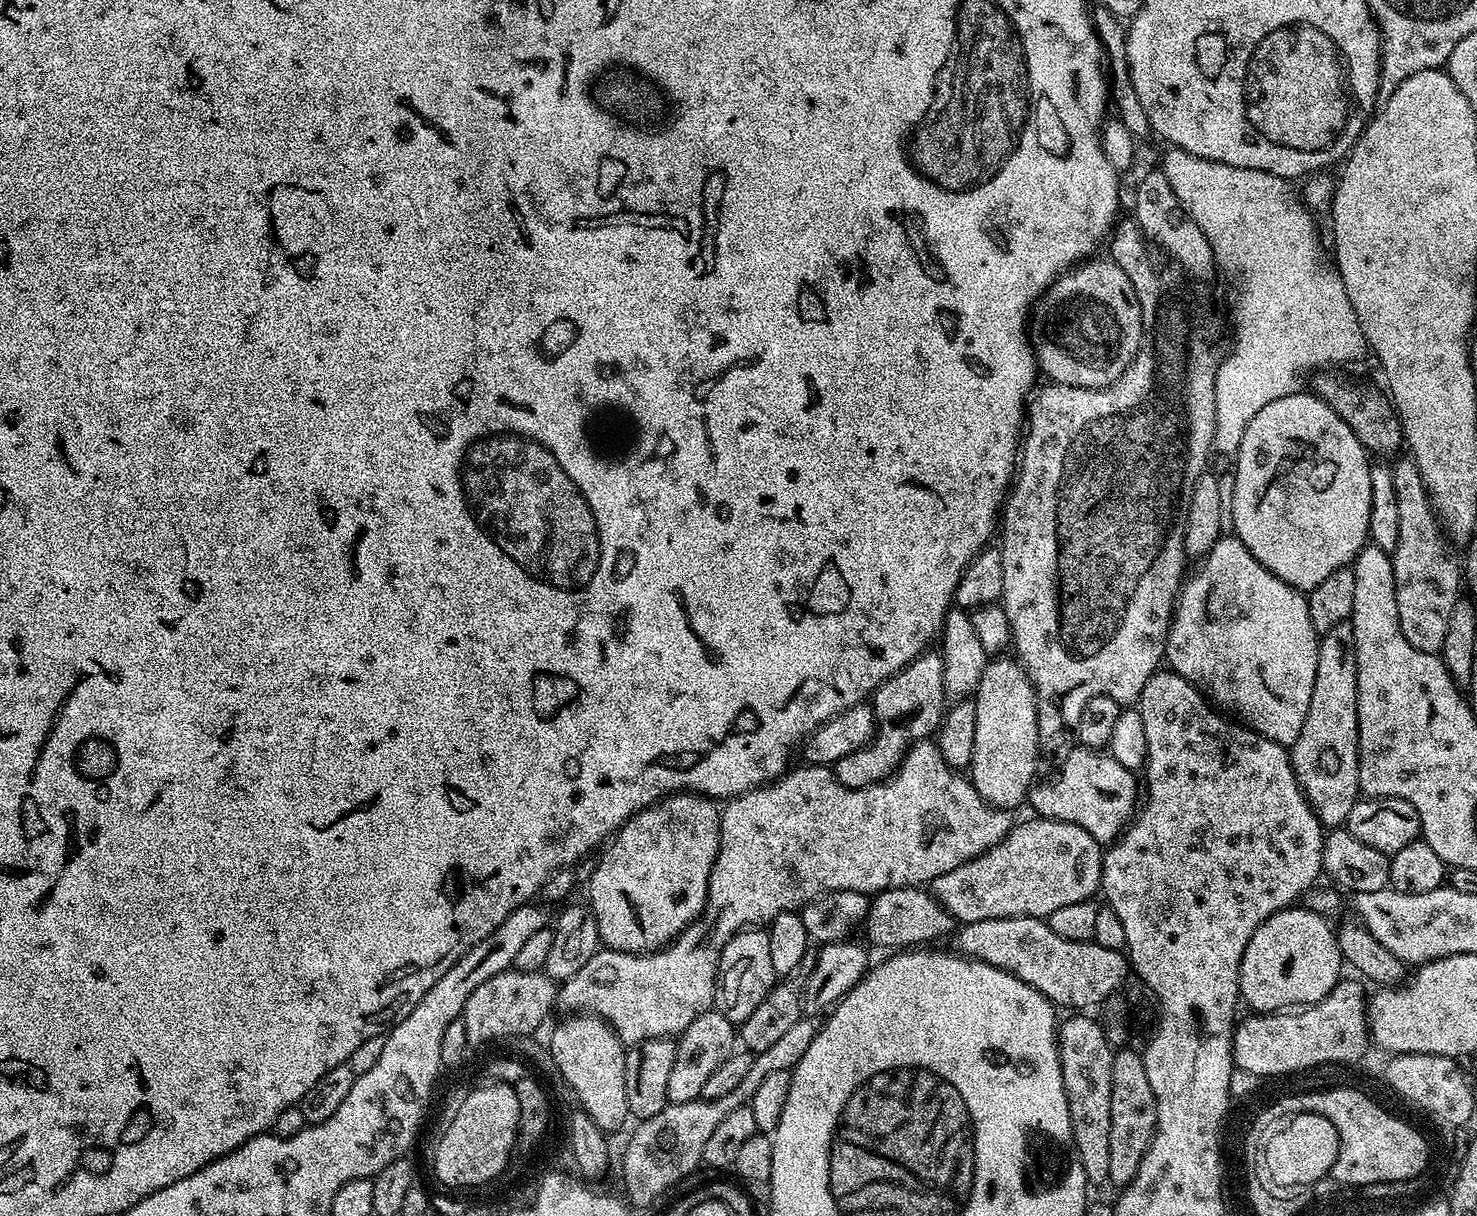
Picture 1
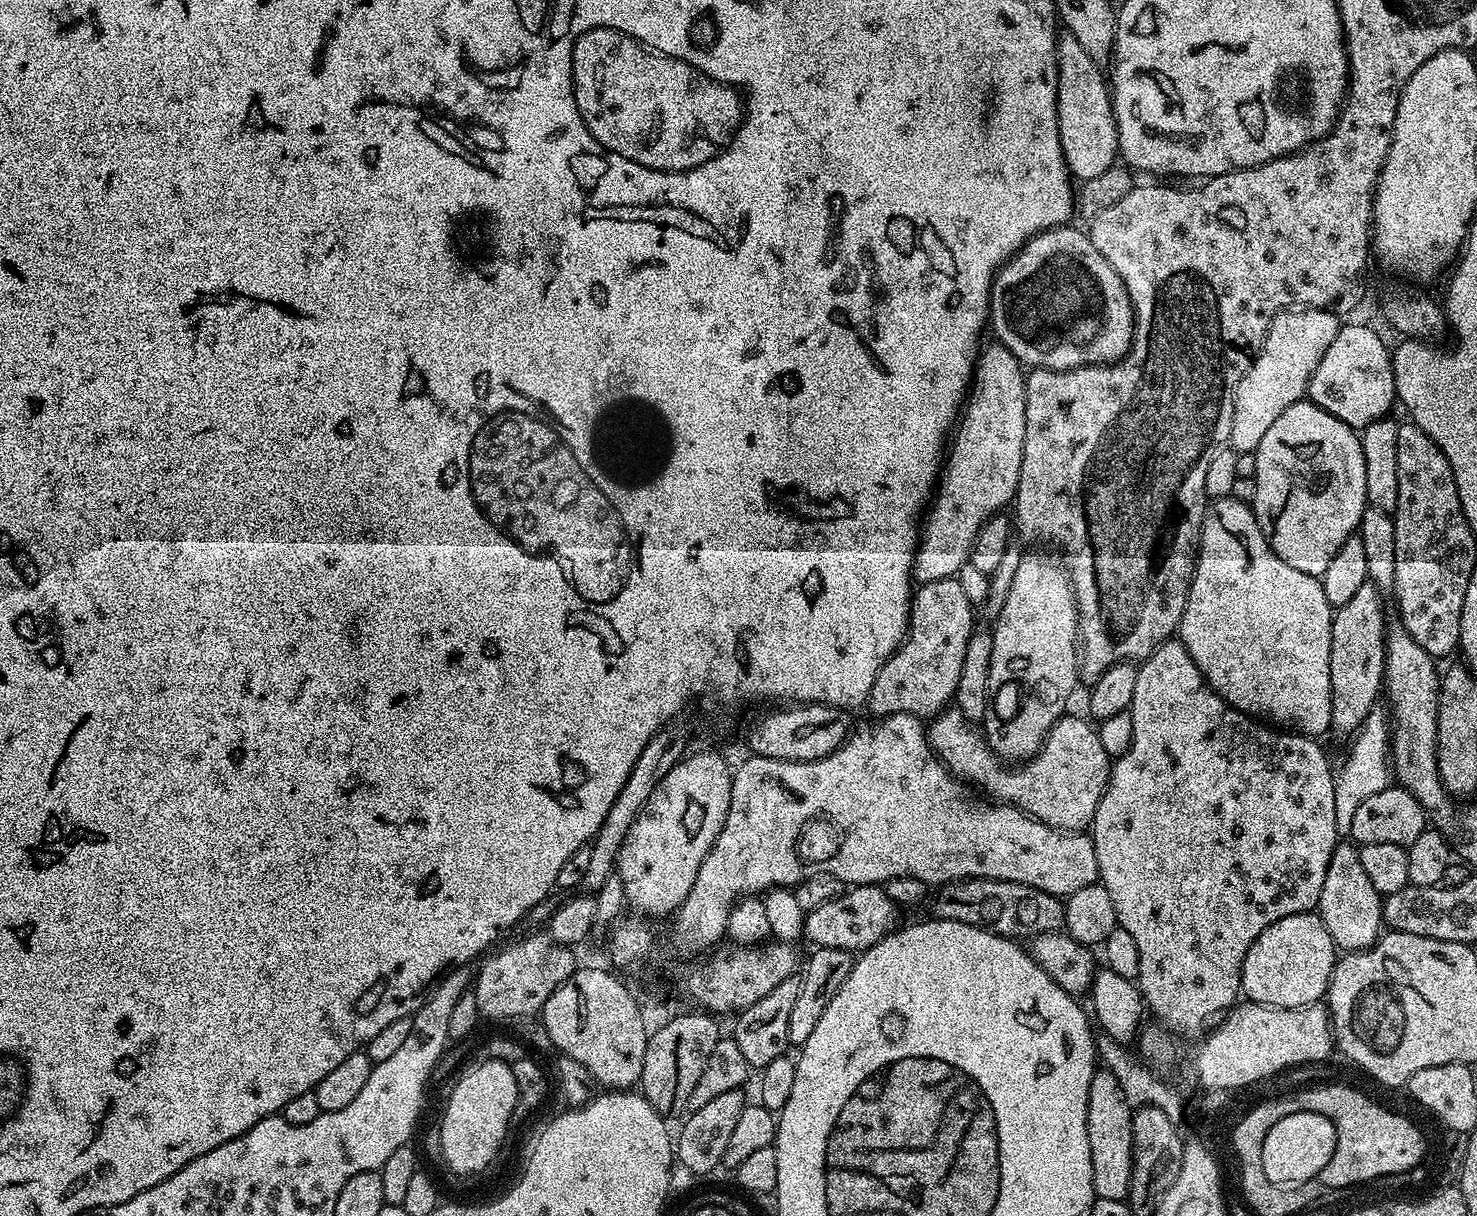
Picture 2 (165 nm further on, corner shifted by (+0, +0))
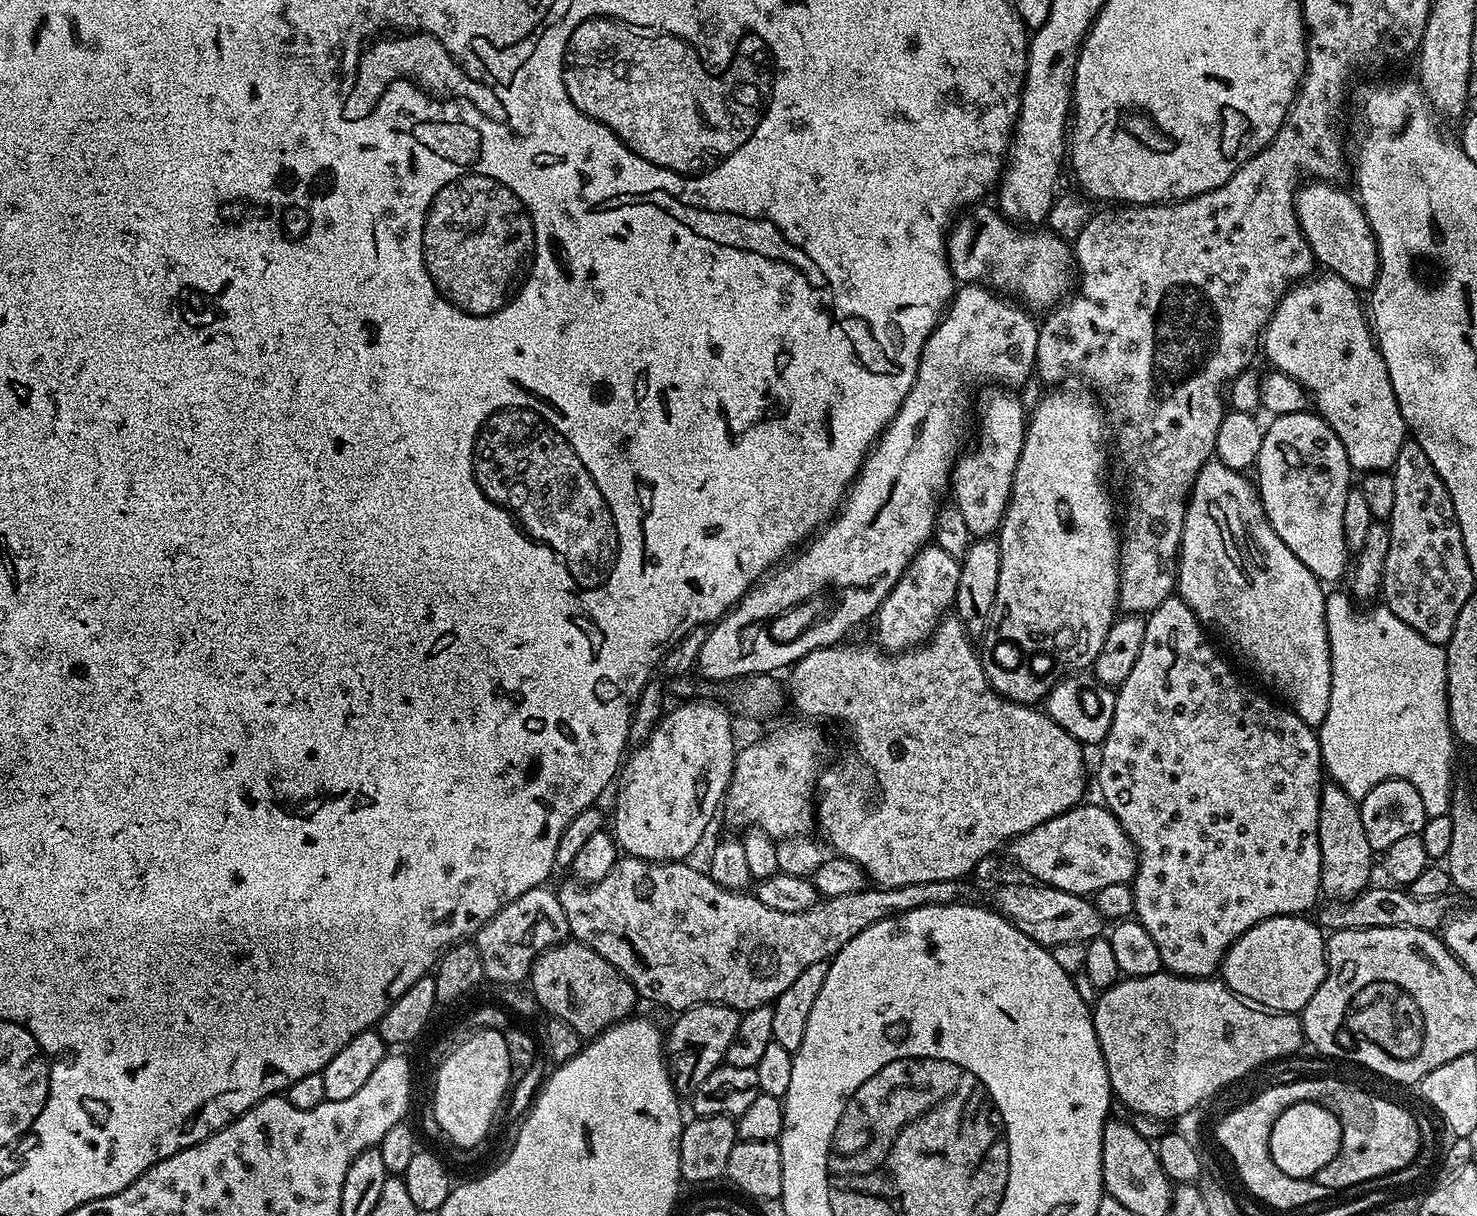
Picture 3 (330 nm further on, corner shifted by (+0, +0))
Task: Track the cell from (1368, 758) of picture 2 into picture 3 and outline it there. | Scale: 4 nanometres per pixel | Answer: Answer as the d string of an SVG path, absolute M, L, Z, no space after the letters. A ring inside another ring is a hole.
M1347 591L1331 592L1324 597L1324 617L1326 618L1326 630L1330 642L1330 706L1326 710L1326 718L1321 722L1318 729L1320 742L1320 759L1325 773L1330 775L1331 783L1337 784L1354 801L1362 801L1374 786L1378 786L1387 780L1405 780L1418 790L1418 794L1424 800L1424 809L1428 817L1447 816L1452 811L1452 721L1448 714L1447 692L1447 654L1445 649L1434 642L1426 642L1418 630L1406 626L1398 614L1394 614L1387 606L1372 608L1369 612L1358 612L1353 606L1354 600Z

